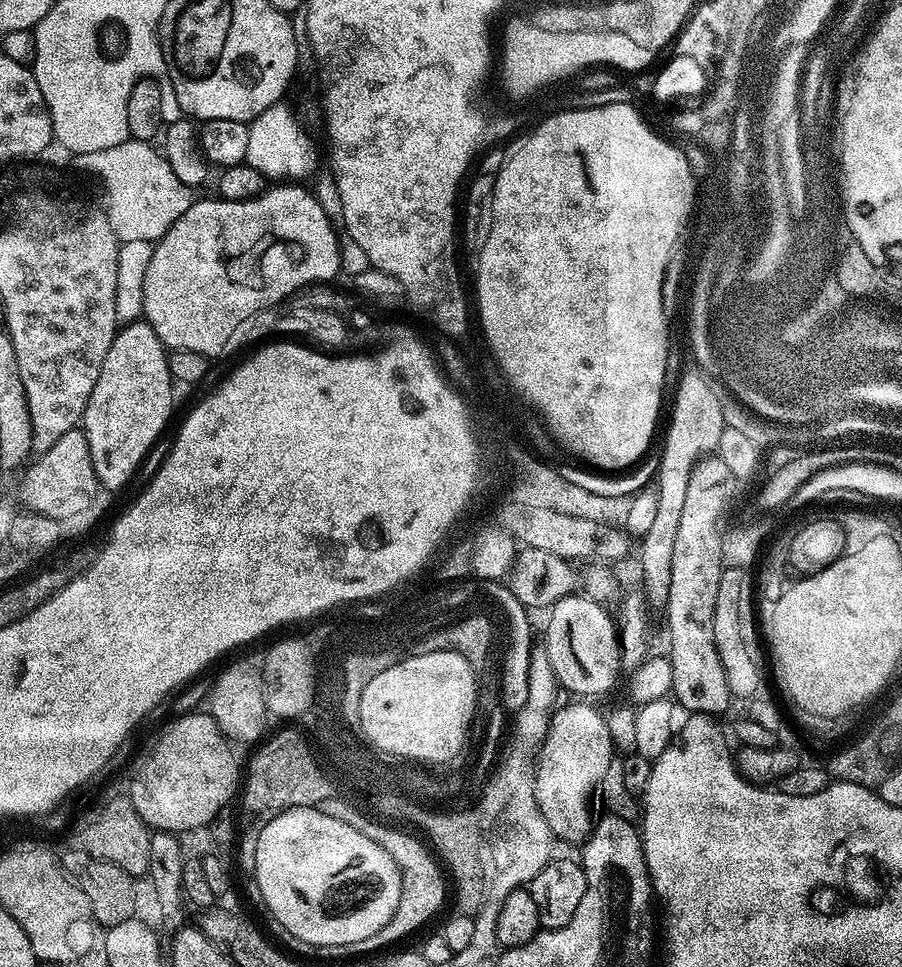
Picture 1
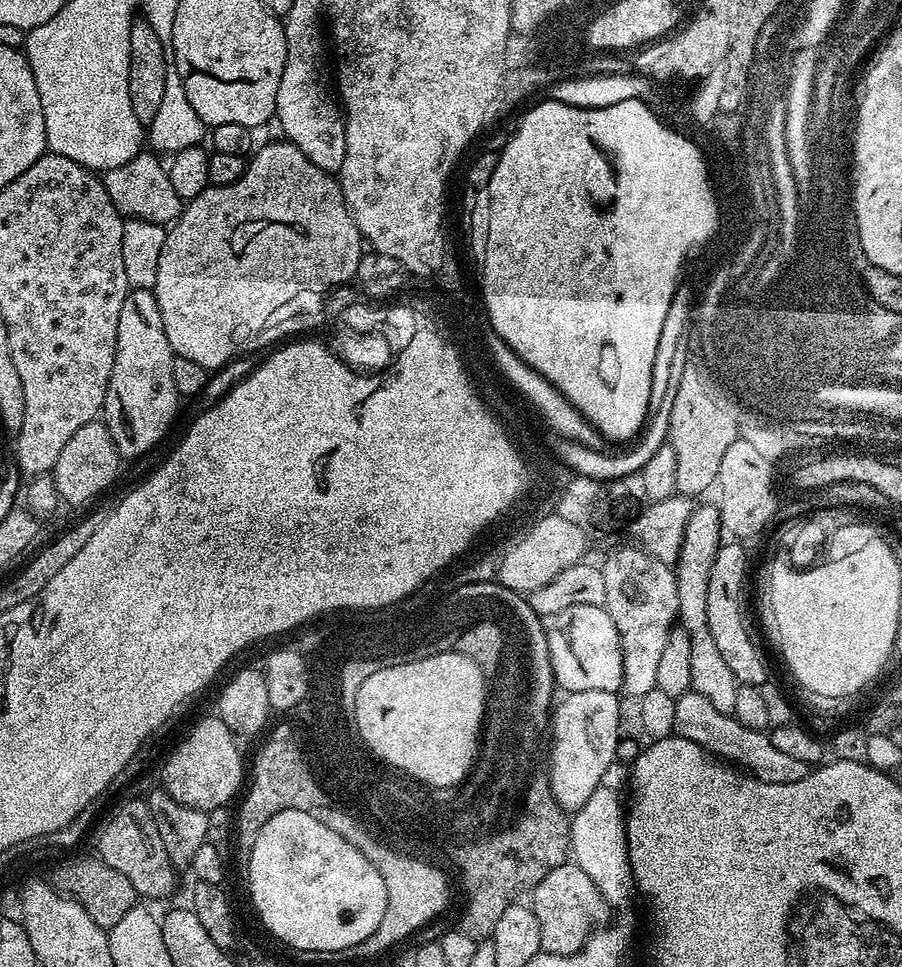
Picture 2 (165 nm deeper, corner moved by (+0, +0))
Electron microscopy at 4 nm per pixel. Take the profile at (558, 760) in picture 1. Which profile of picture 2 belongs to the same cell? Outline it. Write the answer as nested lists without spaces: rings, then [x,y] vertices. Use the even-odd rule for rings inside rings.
[[[582,690],[570,692],[565,700],[555,705],[550,716],[550,732],[552,730],[552,753],[548,756],[548,778],[546,784],[553,792],[553,797],[565,813],[575,814],[587,799],[601,785],[606,768],[617,759],[616,747],[620,744],[620,696],[606,690]]]

